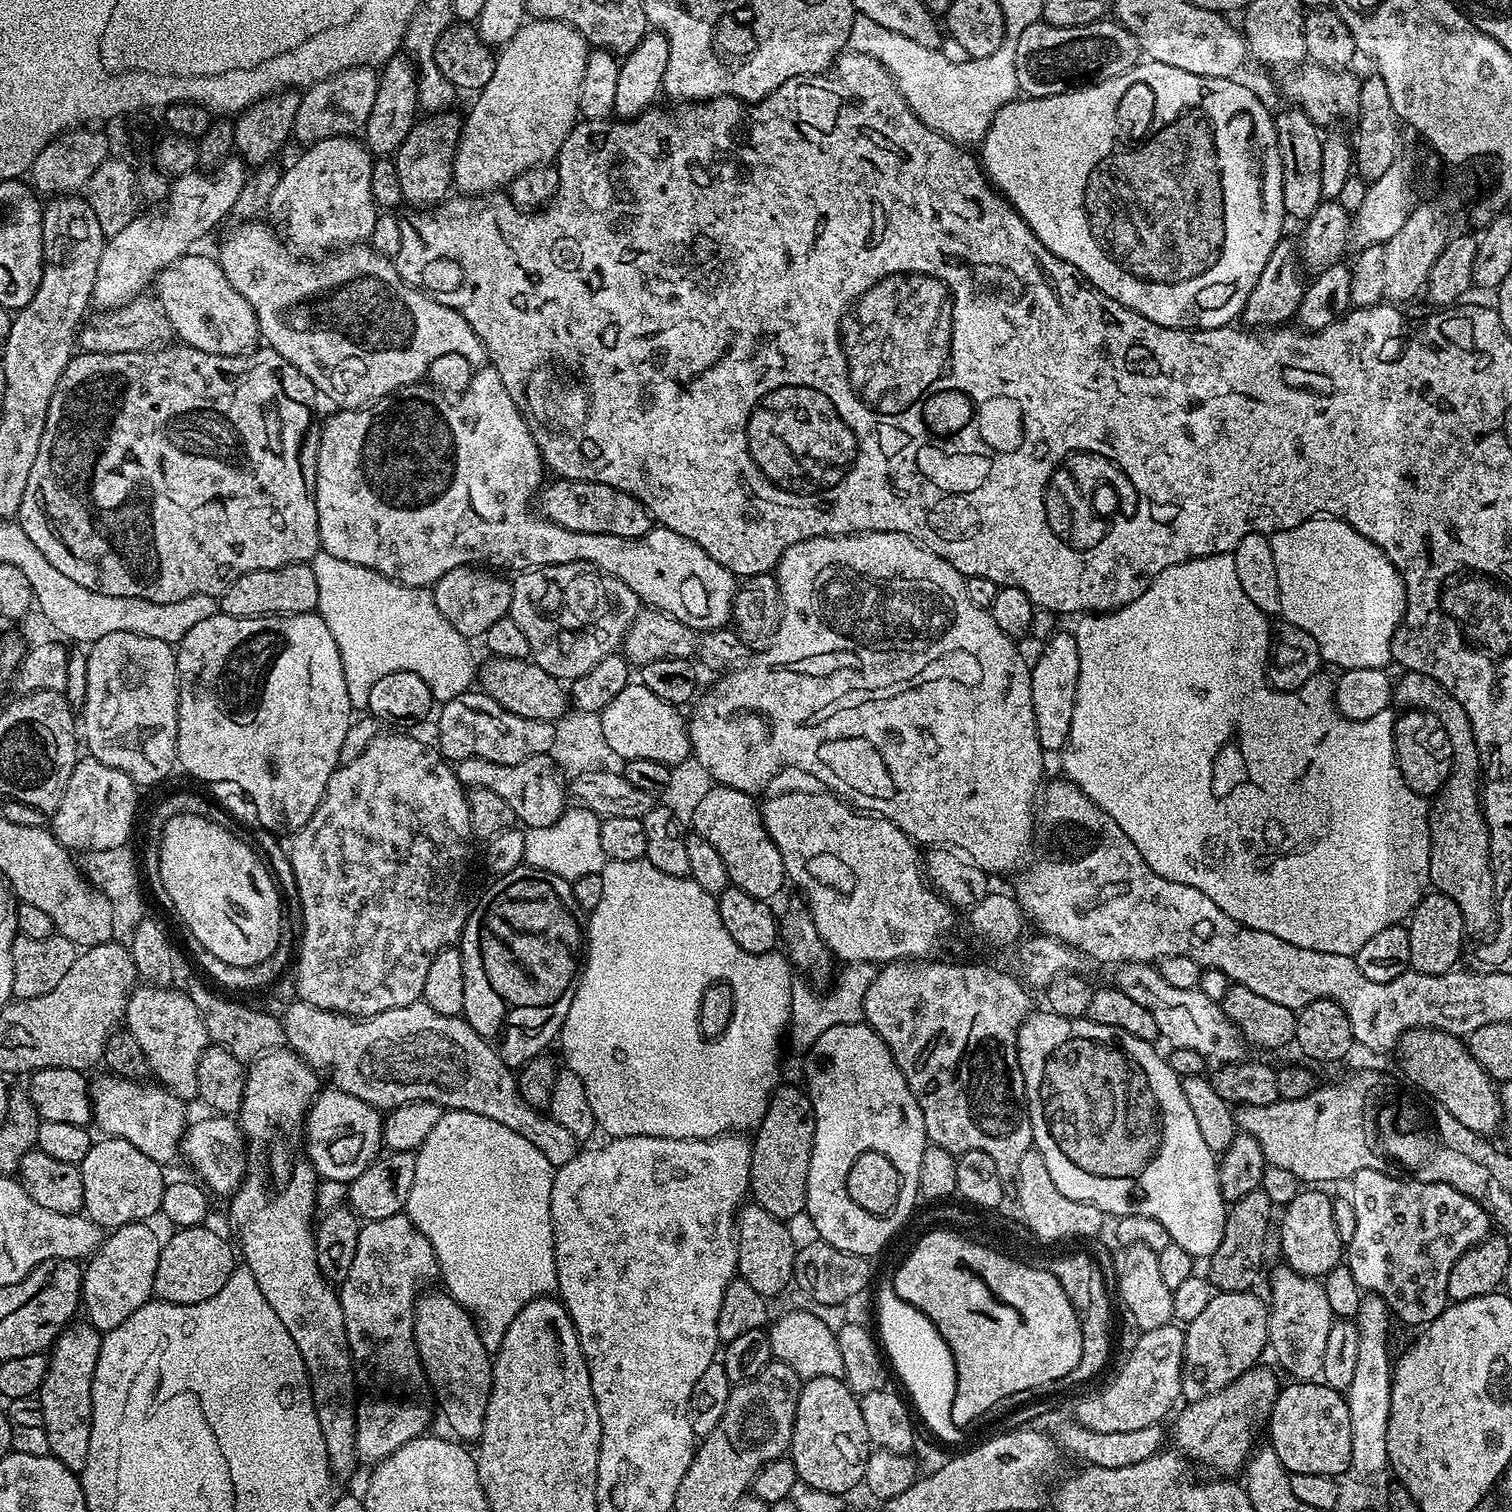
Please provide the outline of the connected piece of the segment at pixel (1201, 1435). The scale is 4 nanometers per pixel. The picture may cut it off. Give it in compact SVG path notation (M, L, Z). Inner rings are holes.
M1264 1367L1251 1368L1237 1380L1230 1382L1230 1386L1201 1400L1185 1403L1185 1408L1181 1407L1175 1413L1176 1425L1173 1426L1172 1432L1170 1428L1170 1440L1177 1444L1173 1445L1189 1461L1197 1465L1205 1464L1216 1471L1213 1473L1224 1478L1235 1477L1248 1463L1248 1457L1254 1448L1252 1419L1263 1421L1267 1417L1278 1391L1275 1374Z

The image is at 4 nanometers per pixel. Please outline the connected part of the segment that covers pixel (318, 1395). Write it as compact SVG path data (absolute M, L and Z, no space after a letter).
M273 1050L265 1052L263 1056L256 1057L247 1065L246 1075L244 1077L244 1101L240 1104L238 1113L238 1127L246 1141L246 1171L244 1180L239 1188L232 1193L228 1208L228 1216L232 1219L232 1228L236 1231L236 1236L240 1239L241 1248L238 1248L239 1255L242 1257L243 1267L254 1274L254 1282L258 1282L258 1290L262 1290L266 1302L270 1302L270 1307L274 1309L274 1314L278 1314L278 1319L282 1321L282 1326L294 1338L294 1346L298 1346L298 1354L302 1354L302 1362L306 1366L308 1381L312 1387L312 1397L314 1398L314 1410L318 1414L318 1426L322 1426L322 1438L326 1441L326 1454L328 1455L328 1468L332 1471L333 1477L337 1481L348 1480L356 1472L358 1461L356 1458L356 1401L358 1399L358 1385L356 1383L356 1369L352 1366L352 1355L348 1345L348 1335L346 1334L346 1322L342 1318L342 1306L337 1289L328 1283L326 1278L318 1270L318 1258L316 1257L316 1234L314 1231L314 1217L316 1212L316 1183L318 1177L316 1169L313 1168L310 1161L307 1160L302 1148L302 1129L306 1123L308 1111L312 1108L312 1103L322 1091L321 1077L308 1065L302 1057L297 1056L291 1050Z

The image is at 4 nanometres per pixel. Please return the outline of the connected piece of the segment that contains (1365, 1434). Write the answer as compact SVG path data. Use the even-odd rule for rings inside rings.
M1361 1295L1354 1323L1358 1330L1358 1359L1354 1379L1346 1389L1350 1410L1350 1454L1357 1473L1380 1472L1389 1467L1386 1430L1390 1424L1390 1394L1394 1362L1388 1358L1388 1320L1390 1313L1380 1296Z

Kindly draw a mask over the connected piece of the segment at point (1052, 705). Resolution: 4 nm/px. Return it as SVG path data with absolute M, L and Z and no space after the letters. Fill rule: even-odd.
M1057 630L1049 640L1043 641L1040 657L1031 661L1032 669L1032 701L1034 702L1034 718L1038 730L1038 742L1045 753L1059 753L1070 734L1070 718L1074 718L1074 694L1078 679L1078 646L1076 637L1071 631Z

